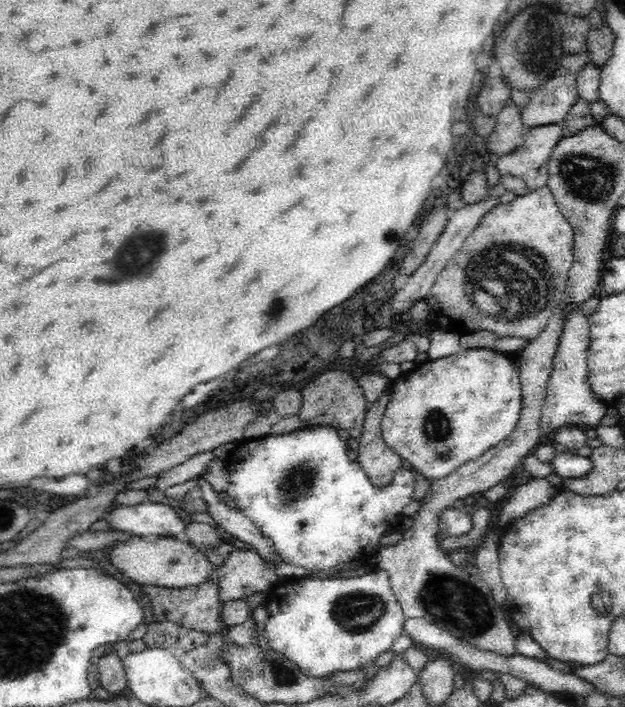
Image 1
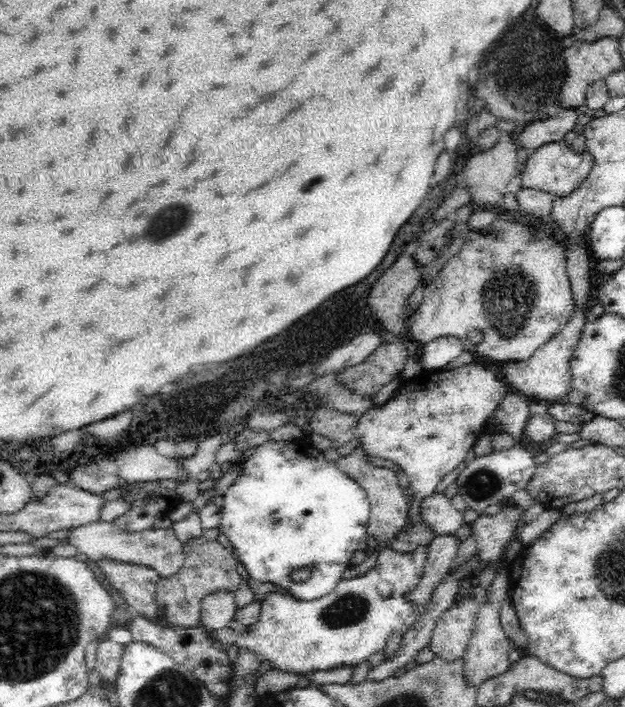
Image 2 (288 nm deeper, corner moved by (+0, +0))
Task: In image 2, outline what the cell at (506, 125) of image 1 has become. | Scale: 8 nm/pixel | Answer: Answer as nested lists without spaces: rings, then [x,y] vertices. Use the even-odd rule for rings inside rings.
[[[502,132],[500,138],[498,138],[498,142],[496,142],[492,148],[488,148],[488,150],[484,150],[484,152],[468,158],[468,162],[466,162],[466,166],[464,166],[464,178],[466,178],[466,180],[464,180],[462,184],[468,186],[470,202],[474,202],[476,208],[502,210],[502,198],[504,198],[504,194],[508,192],[506,186],[508,186],[508,182],[510,182],[514,176],[520,174],[520,172],[516,170],[518,144],[520,144],[520,140],[514,140],[512,136],[508,136],[508,132]]]

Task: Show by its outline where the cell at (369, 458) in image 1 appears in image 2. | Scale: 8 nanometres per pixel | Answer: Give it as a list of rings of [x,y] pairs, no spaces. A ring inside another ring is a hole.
[[[358,446],[350,456],[344,456],[344,458],[338,458],[336,460],[336,466],[346,474],[350,476],[352,480],[356,480],[366,492],[368,492],[368,498],[370,498],[370,504],[372,504],[372,512],[370,512],[370,520],[368,520],[368,536],[374,536],[378,540],[378,544],[388,544],[392,542],[394,538],[398,538],[398,534],[402,534],[404,526],[406,526],[406,520],[410,518],[408,512],[410,512],[410,502],[408,502],[408,496],[404,494],[404,488],[398,486],[398,480],[396,480],[396,472],[388,470],[388,468],[380,468],[380,466],[372,466],[368,464],[366,460],[366,452],[362,446]]]

